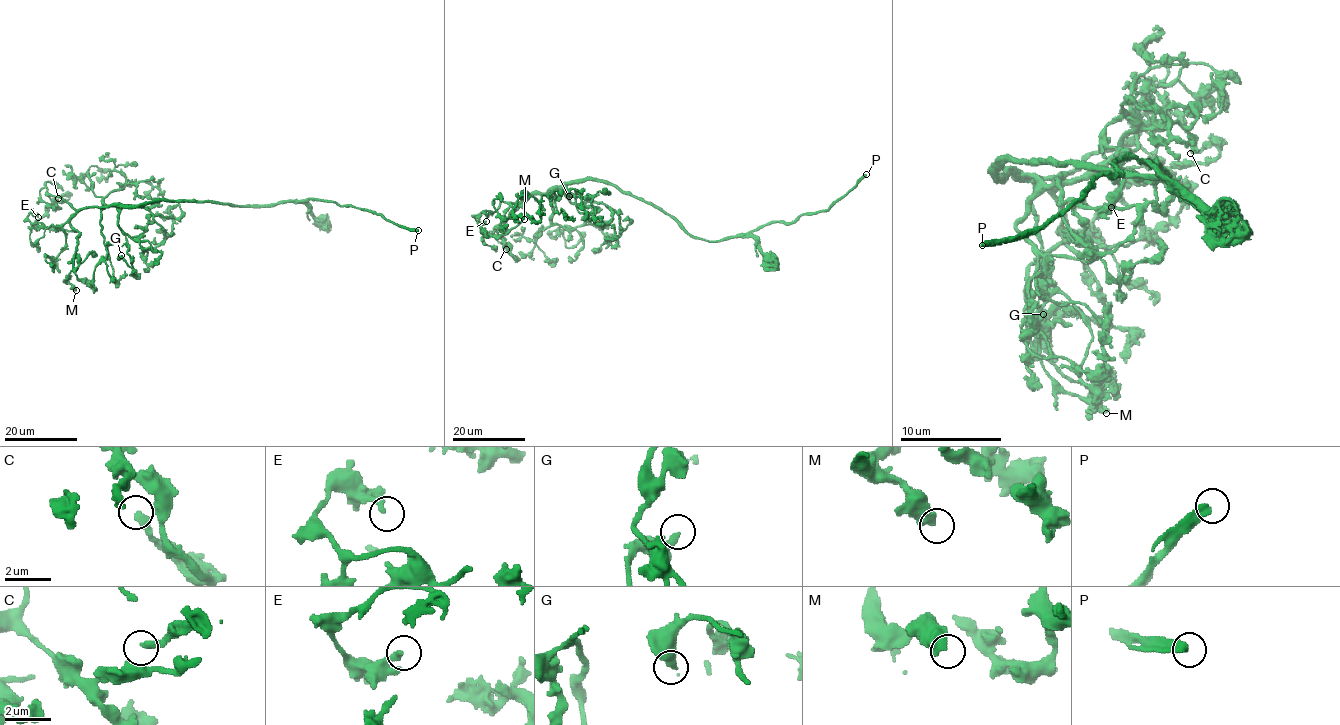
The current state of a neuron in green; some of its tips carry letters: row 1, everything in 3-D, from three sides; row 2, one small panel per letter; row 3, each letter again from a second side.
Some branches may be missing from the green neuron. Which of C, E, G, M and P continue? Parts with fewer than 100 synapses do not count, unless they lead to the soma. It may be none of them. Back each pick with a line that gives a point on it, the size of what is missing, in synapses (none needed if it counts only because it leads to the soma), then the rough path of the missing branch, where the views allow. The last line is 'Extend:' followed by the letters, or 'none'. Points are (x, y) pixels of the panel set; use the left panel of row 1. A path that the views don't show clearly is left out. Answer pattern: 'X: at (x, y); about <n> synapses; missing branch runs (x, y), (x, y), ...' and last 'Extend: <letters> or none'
P: at (418, 230)
Extend: P

